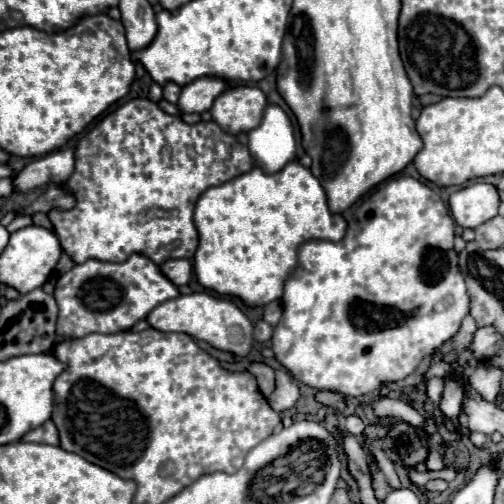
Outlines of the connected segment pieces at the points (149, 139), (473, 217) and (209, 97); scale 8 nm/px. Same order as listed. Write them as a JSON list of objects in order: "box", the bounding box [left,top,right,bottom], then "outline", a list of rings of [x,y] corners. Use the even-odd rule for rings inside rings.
[{"box":[48,98,254,266],"outline":[[[134,98],[130,102],[124,102],[106,118],[102,118],[78,142],[74,158],[74,172],[62,186],[76,198],[76,204],[70,210],[52,208],[48,212],[48,218],[54,226],[62,250],[76,264],[84,264],[90,258],[102,262],[124,262],[132,254],[142,254],[158,266],[172,258],[192,258],[198,246],[198,232],[192,220],[198,196],[206,188],[224,184],[254,168],[248,146],[240,150],[236,138],[228,136],[216,122],[210,120],[186,124],[182,118],[170,116],[160,110],[148,98]],[[148,210],[164,210],[166,216],[146,216]]]},{"box":[450,184,498,228],"outline":[[[470,184],[450,196],[450,210],[462,228],[476,228],[498,214],[498,190],[492,184]]]},{"box":[178,78,230,112],"outline":[[[198,78],[182,88],[178,108],[182,112],[204,112],[210,110],[216,96],[220,96],[224,90],[228,90],[230,84],[222,78]]]}]

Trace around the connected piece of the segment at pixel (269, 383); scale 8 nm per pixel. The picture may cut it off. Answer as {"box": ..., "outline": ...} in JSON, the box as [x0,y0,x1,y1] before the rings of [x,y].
{"box":[248,362,274,396],"outline":[[[254,362],[248,366],[248,372],[258,380],[258,388],[264,396],[270,396],[272,390],[274,390],[274,370],[266,364],[260,364],[260,362]]]}

